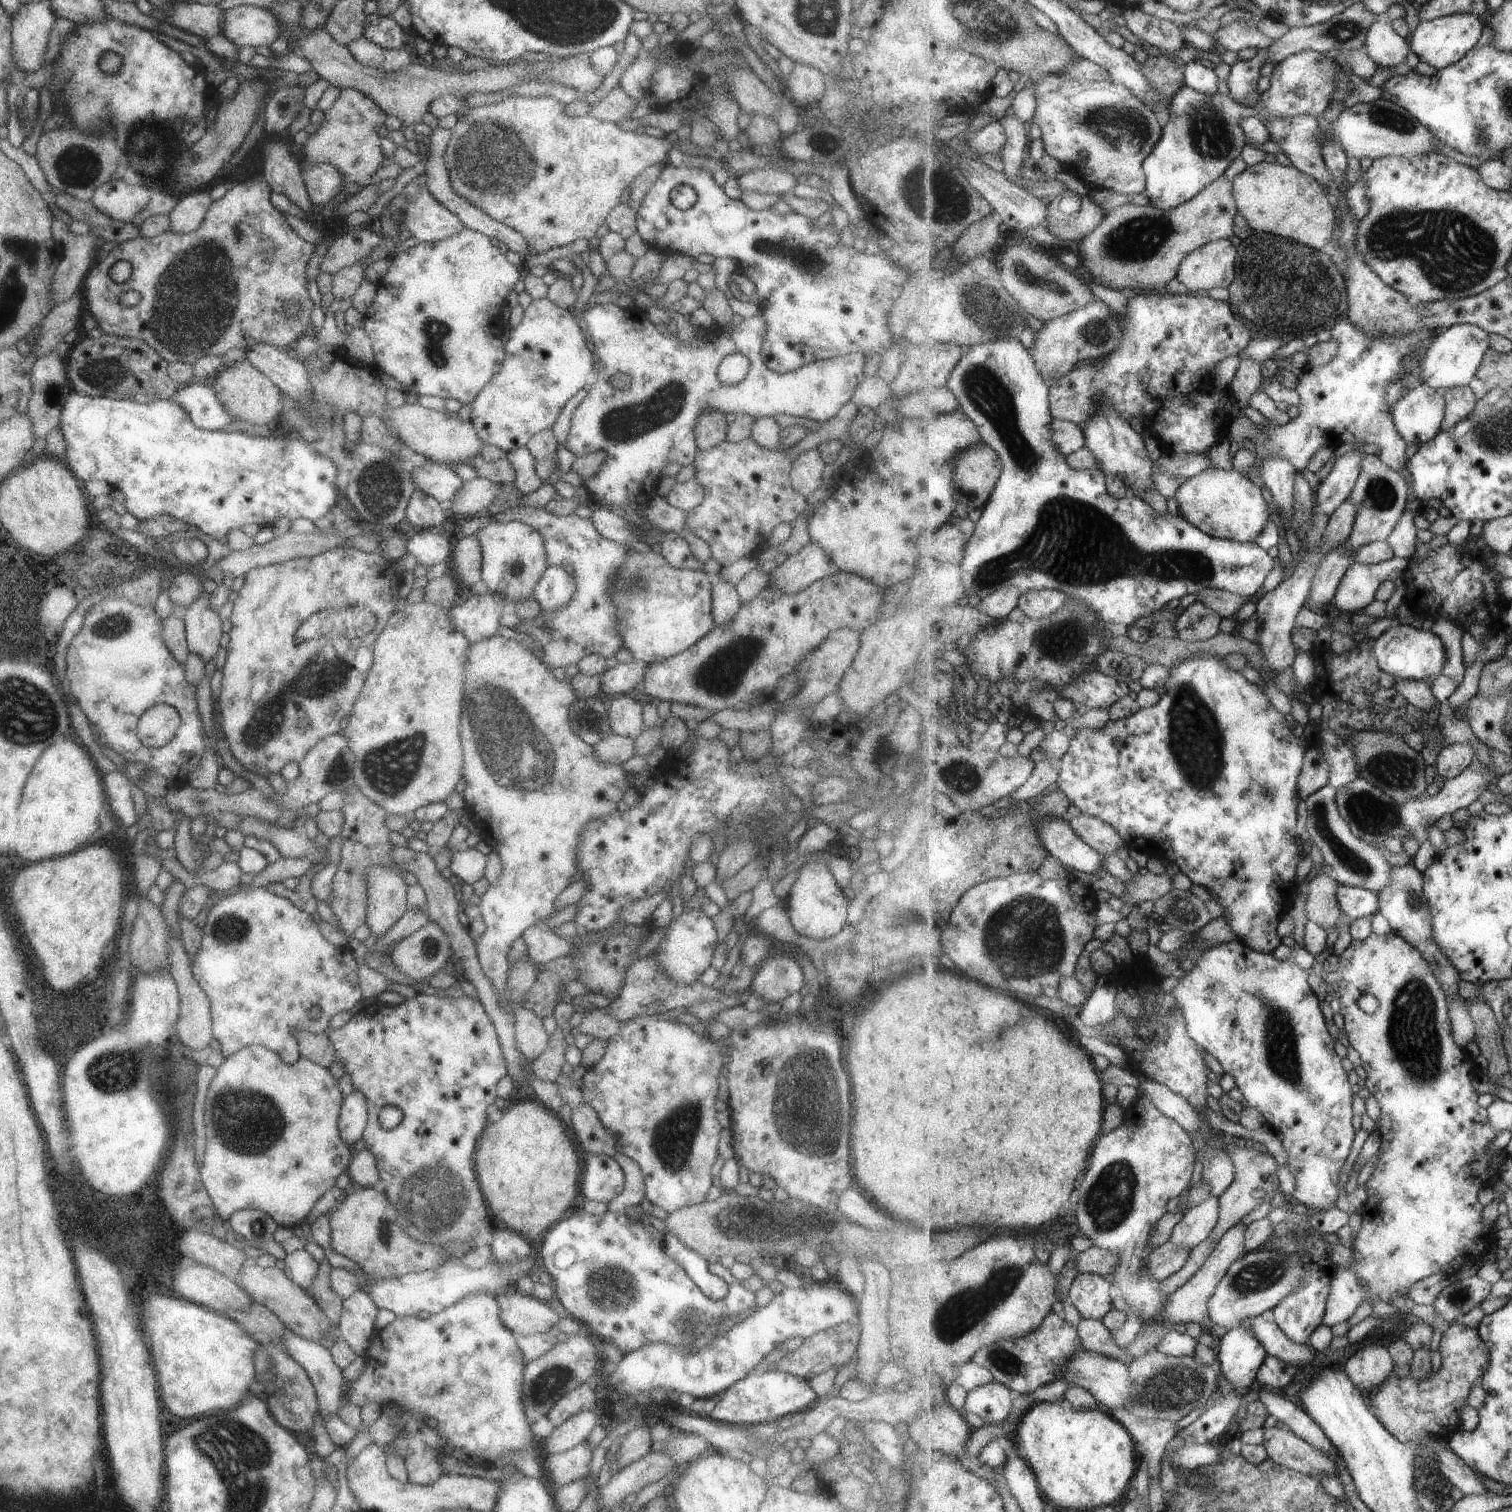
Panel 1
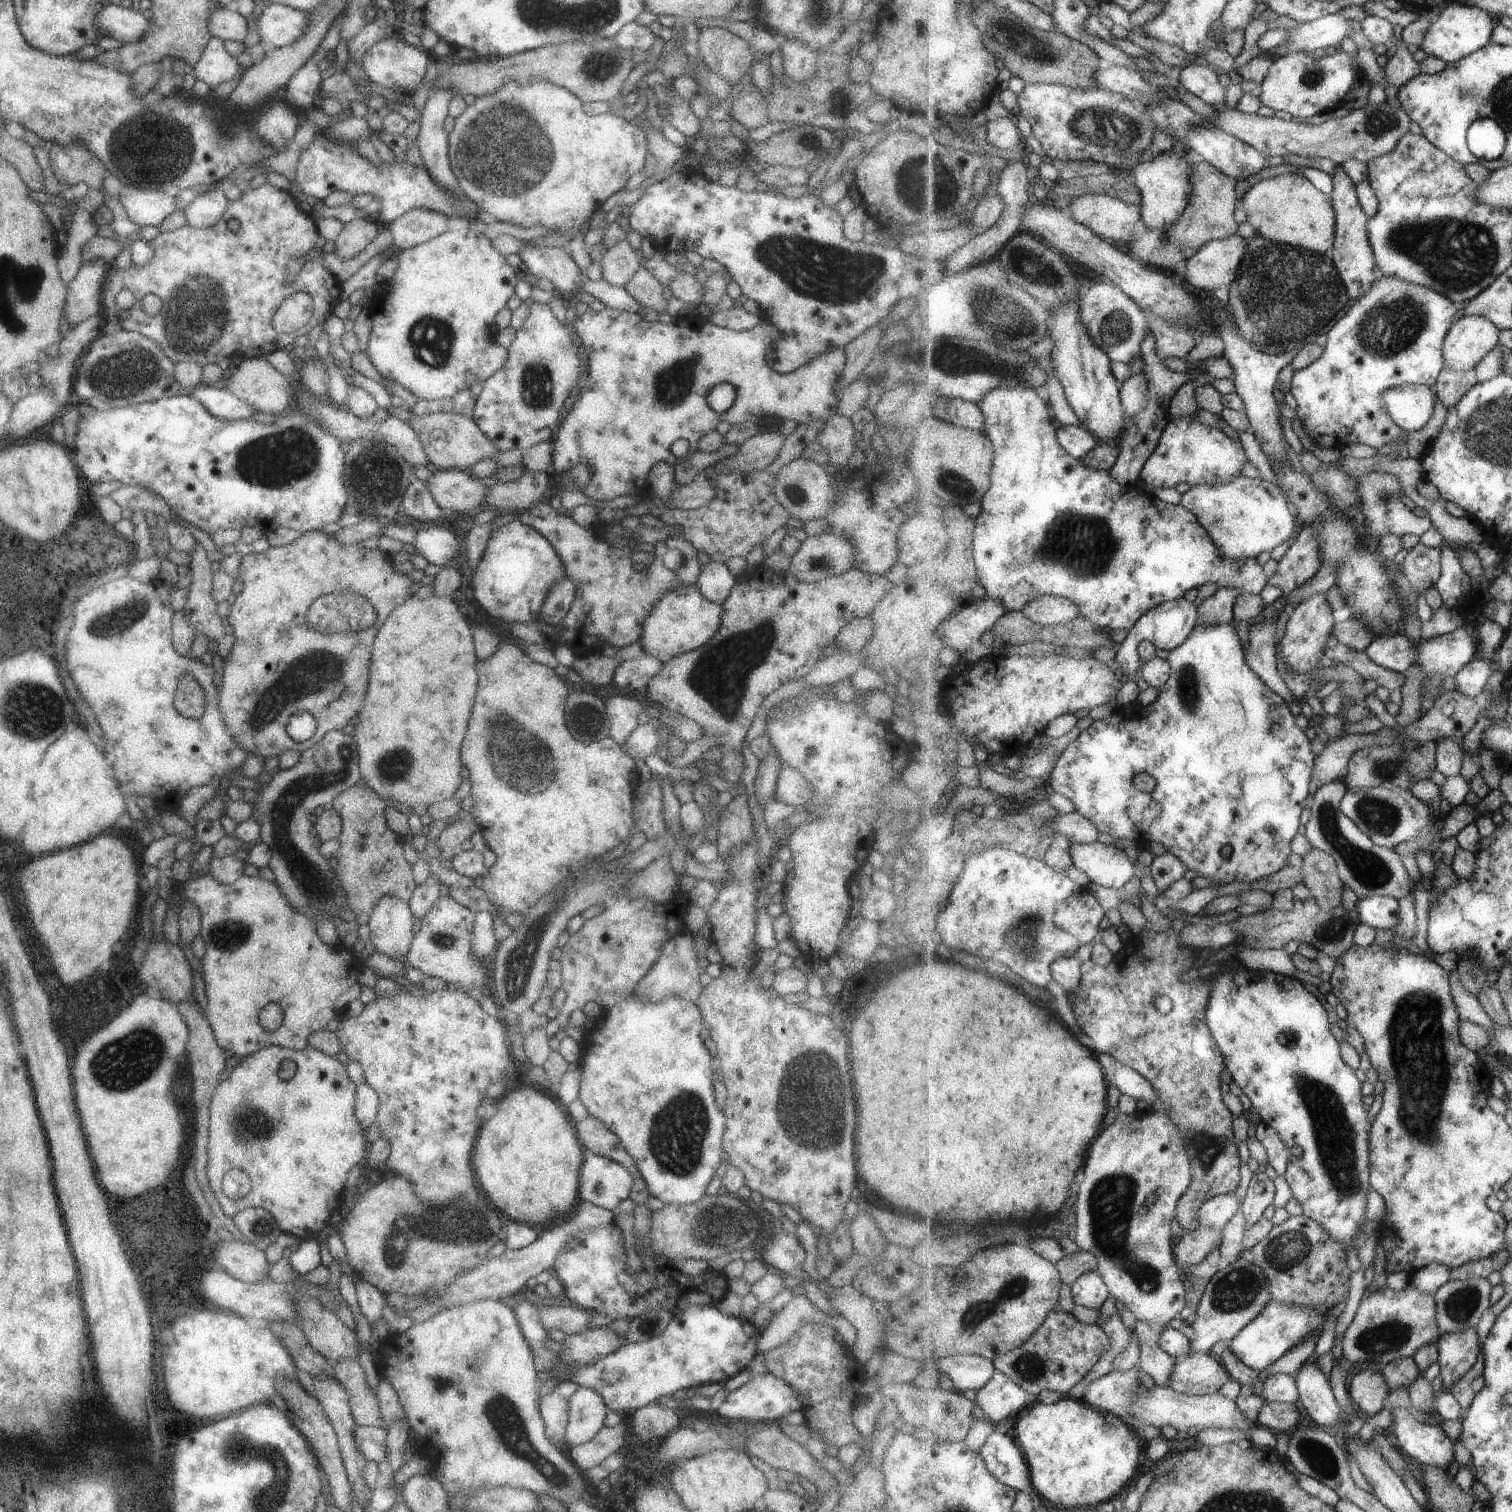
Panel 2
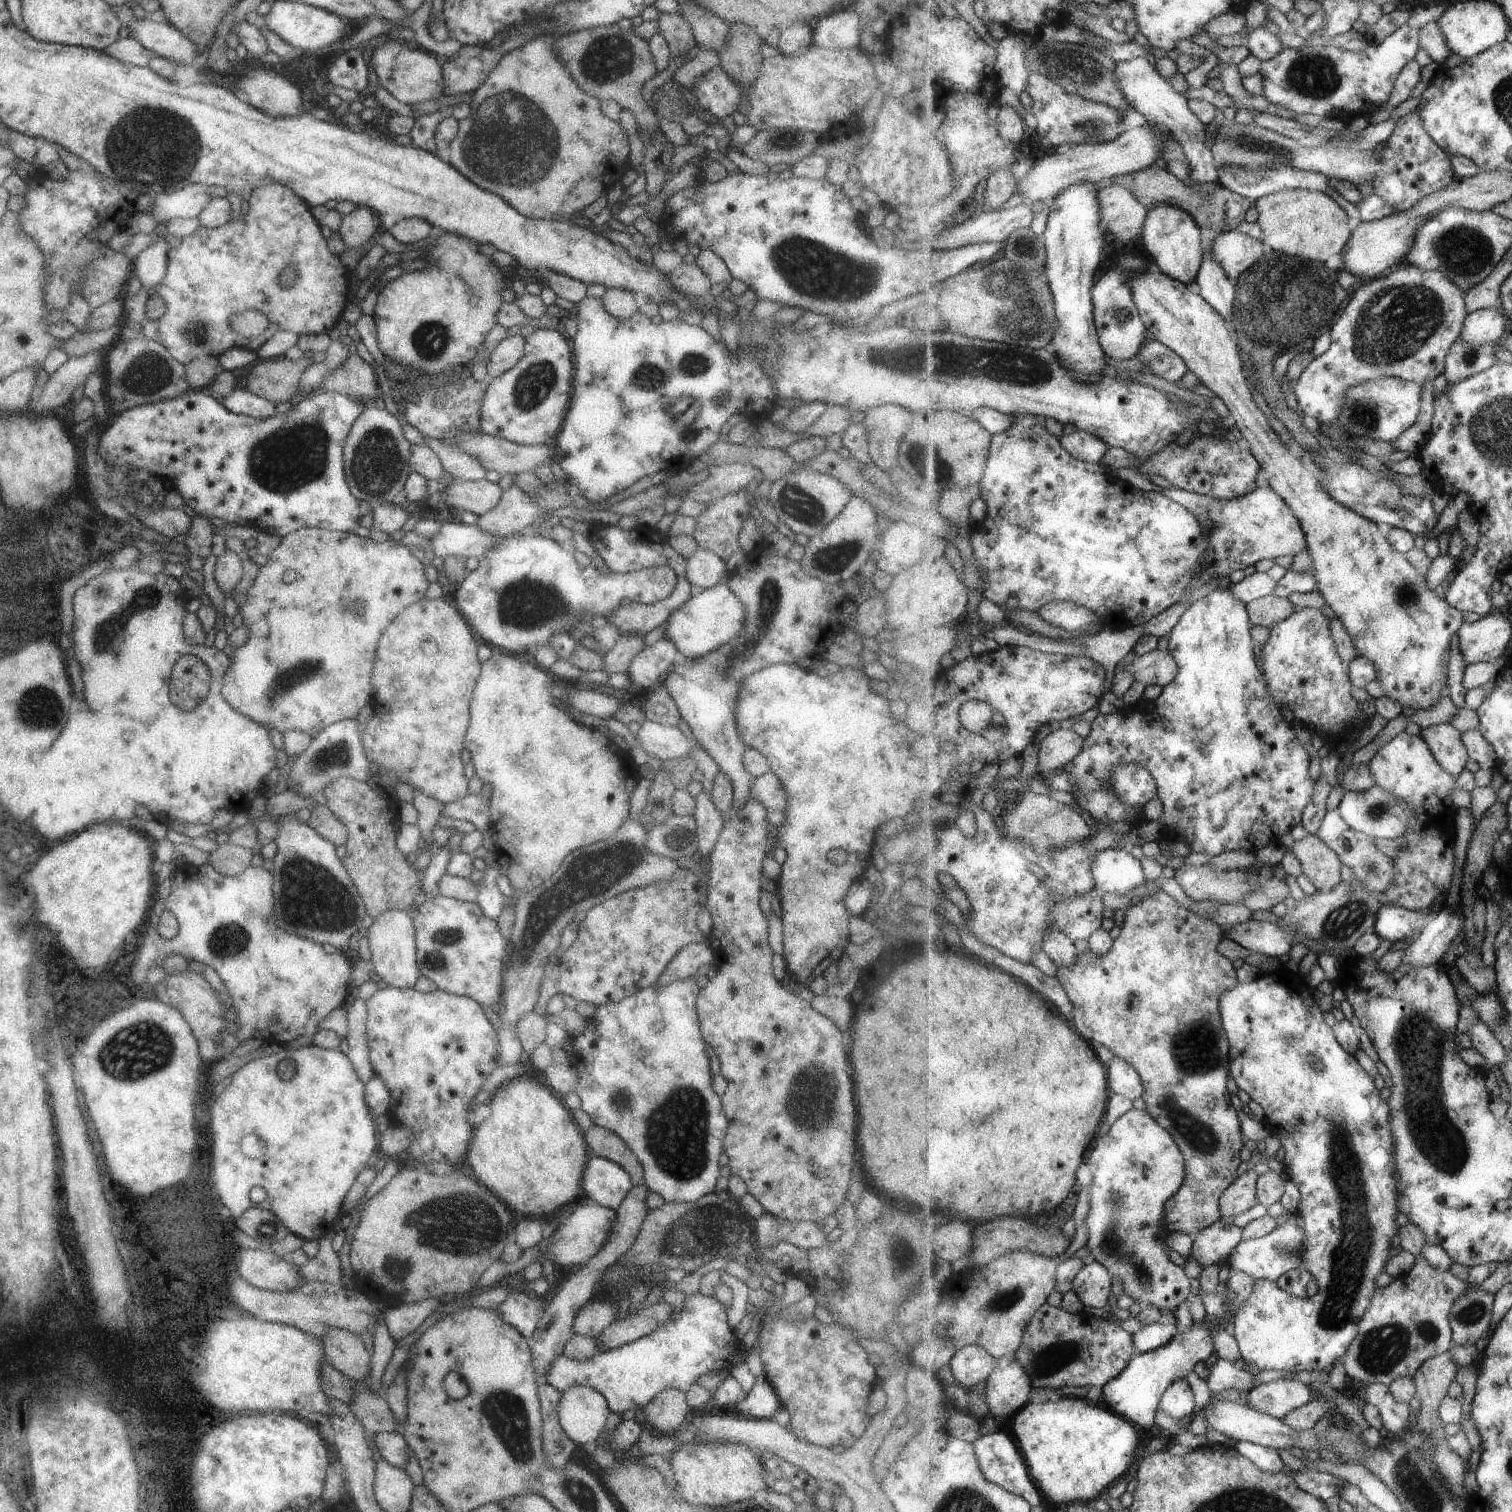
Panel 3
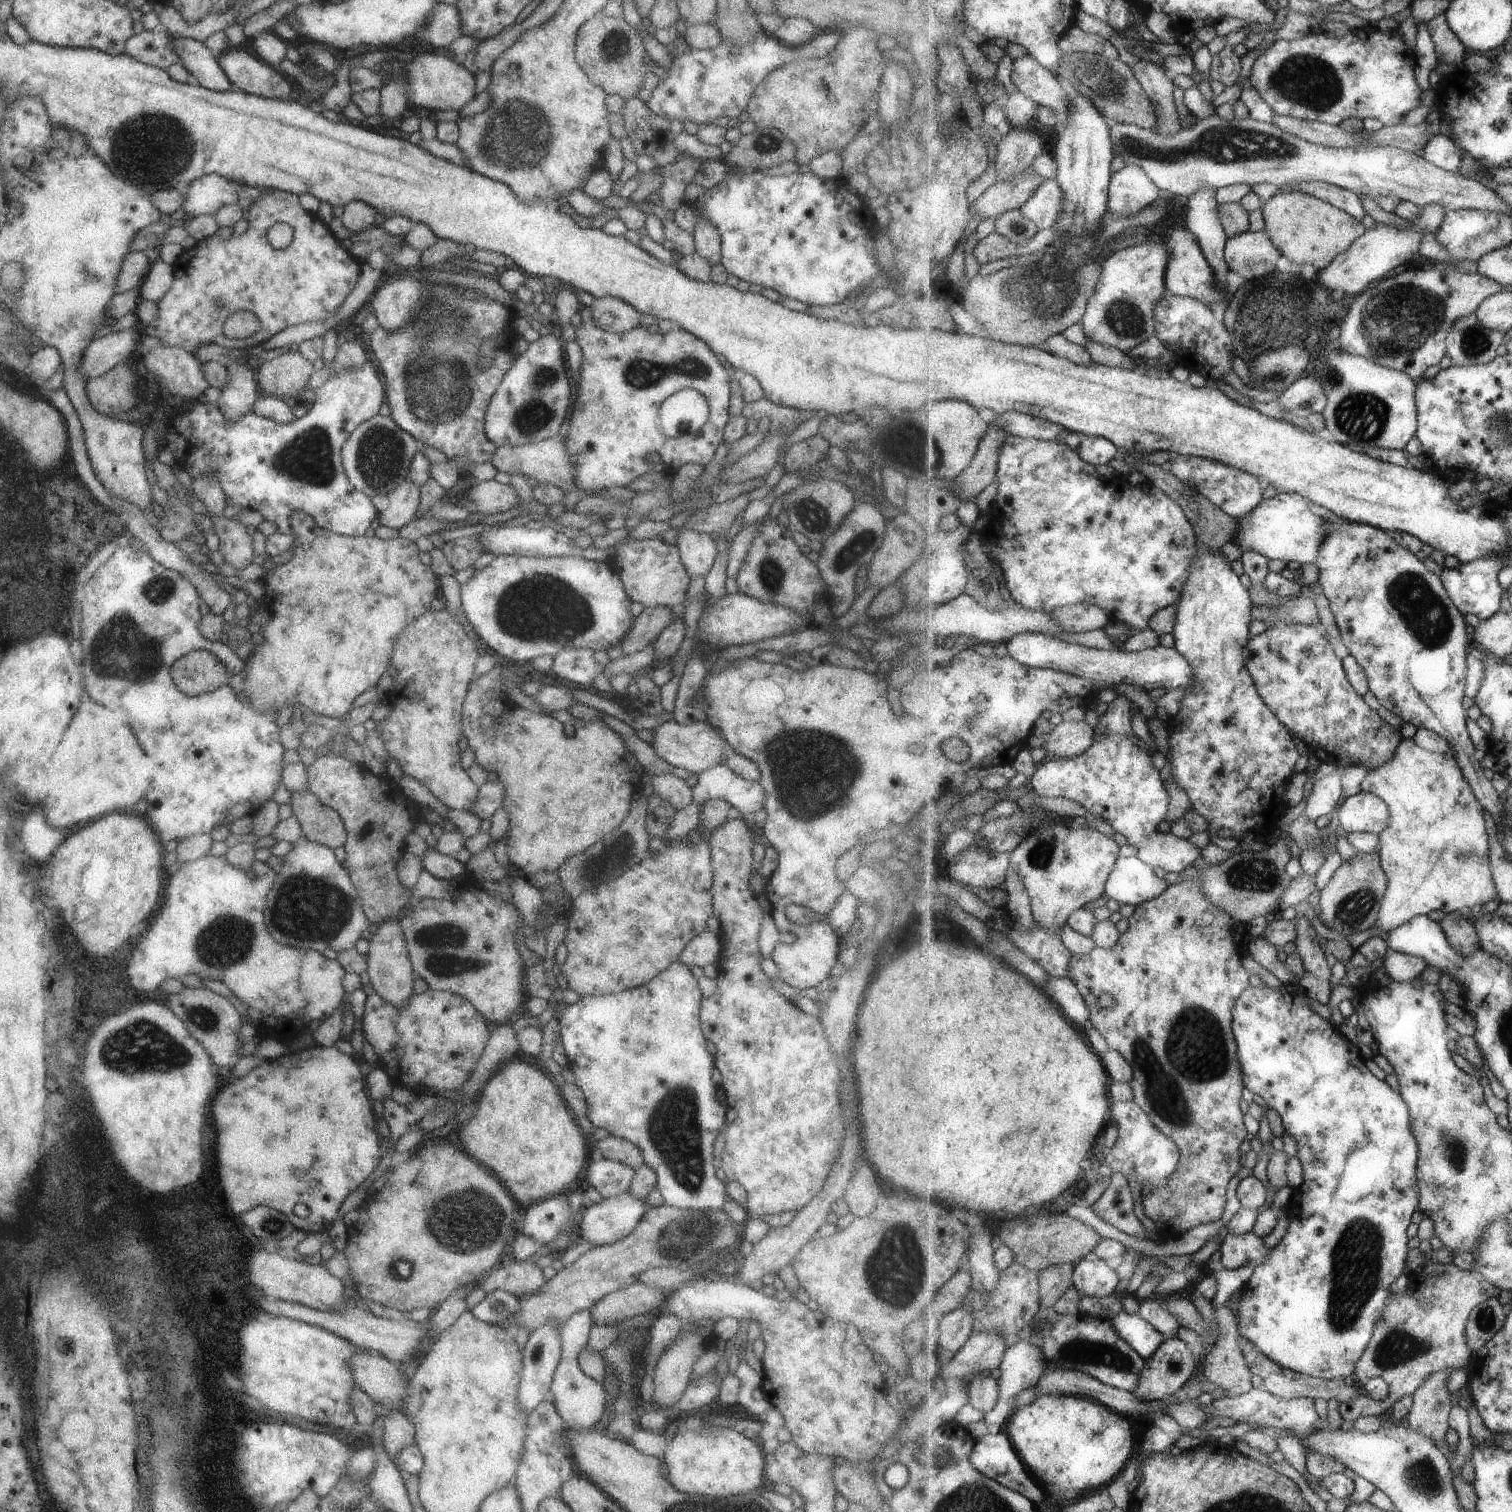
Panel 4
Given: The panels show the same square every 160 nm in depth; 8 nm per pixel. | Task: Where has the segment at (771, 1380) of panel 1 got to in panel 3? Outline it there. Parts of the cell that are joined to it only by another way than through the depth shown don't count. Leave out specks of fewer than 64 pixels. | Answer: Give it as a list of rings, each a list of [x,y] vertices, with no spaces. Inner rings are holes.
[[[757,1376],[747,1396],[734,1404],[740,1416],[753,1419],[772,1419],[779,1406],[779,1398],[763,1376]]]

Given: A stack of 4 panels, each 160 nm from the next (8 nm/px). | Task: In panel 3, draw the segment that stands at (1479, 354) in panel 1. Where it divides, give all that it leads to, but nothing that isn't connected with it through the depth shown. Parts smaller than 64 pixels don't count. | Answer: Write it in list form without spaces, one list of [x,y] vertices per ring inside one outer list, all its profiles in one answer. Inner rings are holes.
[[[1495,308],[1469,313],[1460,340],[1467,340],[1467,344],[1483,349],[1489,342],[1497,343],[1507,328],[1507,322],[1511,320],[1502,310]]]

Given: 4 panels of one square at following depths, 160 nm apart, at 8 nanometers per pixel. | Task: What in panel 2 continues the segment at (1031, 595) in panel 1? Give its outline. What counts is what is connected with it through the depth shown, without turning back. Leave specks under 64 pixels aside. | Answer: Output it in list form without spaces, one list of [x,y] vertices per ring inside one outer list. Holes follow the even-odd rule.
[[[1043,595],[1032,600],[1022,611],[1036,623],[1056,625],[1069,622],[1081,615],[1079,607],[1072,600],[1055,595]]]

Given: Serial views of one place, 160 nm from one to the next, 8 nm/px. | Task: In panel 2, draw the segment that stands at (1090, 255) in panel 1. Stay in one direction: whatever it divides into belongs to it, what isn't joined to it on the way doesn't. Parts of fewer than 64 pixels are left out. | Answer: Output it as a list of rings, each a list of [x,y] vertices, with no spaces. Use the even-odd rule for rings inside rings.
[[[1209,161],[1196,162],[1192,166],[1193,192],[1190,194],[1188,208],[1176,224],[1172,233],[1162,235],[1161,231],[1152,229],[1142,220],[1137,223],[1137,230],[1132,230],[1132,237],[1126,240],[1125,252],[1134,259],[1168,271],[1169,276],[1175,274],[1181,262],[1187,262],[1198,250],[1201,250],[1211,241],[1222,241],[1237,234],[1239,222],[1235,214],[1240,207],[1240,192],[1238,191],[1238,178],[1221,172]]]

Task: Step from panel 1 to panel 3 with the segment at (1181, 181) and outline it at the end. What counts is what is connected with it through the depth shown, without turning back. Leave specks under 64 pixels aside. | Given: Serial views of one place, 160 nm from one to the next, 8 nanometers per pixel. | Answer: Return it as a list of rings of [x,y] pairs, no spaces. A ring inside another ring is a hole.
[[[1159,204],[1153,210],[1149,210],[1149,218],[1142,231],[1145,251],[1154,260],[1158,269],[1169,278],[1185,284],[1196,282],[1197,274],[1204,265],[1205,237],[1206,234],[1189,212],[1171,204]]]

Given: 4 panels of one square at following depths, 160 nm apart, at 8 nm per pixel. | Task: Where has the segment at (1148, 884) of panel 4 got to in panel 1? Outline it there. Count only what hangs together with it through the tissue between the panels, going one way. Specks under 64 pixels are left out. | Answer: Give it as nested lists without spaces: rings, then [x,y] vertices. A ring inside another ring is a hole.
[[[1045,817],[1038,822],[1038,837],[1041,839],[1043,846],[1050,852],[1051,856],[1058,858],[1065,867],[1079,869],[1089,874],[1100,873],[1103,868],[1103,856],[1098,850],[1089,846],[1082,839],[1074,826],[1070,822],[1063,820],[1061,817]]]

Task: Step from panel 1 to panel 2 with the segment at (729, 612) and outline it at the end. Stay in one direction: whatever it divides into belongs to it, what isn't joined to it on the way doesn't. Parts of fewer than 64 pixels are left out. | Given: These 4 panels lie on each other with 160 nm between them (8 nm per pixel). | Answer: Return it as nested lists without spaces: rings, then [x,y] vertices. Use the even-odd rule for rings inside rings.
[[[709,560],[700,568],[694,585],[706,600],[722,604],[737,578],[733,577],[727,566],[721,562]]]

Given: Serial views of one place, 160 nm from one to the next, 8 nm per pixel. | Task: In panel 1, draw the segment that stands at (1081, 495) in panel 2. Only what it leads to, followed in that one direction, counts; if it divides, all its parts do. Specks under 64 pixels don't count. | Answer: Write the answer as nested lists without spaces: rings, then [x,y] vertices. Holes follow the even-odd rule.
[[[989,339],[989,342],[972,344],[966,355],[953,369],[951,378],[946,386],[959,399],[962,411],[969,418],[972,418],[973,422],[977,423],[984,442],[992,446],[1000,454],[1004,466],[996,489],[993,491],[992,496],[988,498],[981,517],[976,522],[975,532],[968,539],[965,558],[956,568],[956,581],[962,585],[962,596],[976,594],[982,600],[986,596],[995,593],[1000,586],[1005,585],[1016,586],[1022,590],[1022,594],[1032,590],[1057,589],[1068,594],[1069,597],[1081,599],[1086,605],[1092,606],[1092,609],[1099,613],[1103,623],[1124,624],[1129,627],[1130,624],[1137,624],[1143,616],[1152,616],[1161,611],[1165,604],[1169,604],[1171,600],[1183,598],[1187,594],[1196,594],[1207,587],[1229,591],[1246,599],[1255,596],[1261,588],[1264,588],[1269,573],[1277,565],[1277,560],[1271,558],[1267,554],[1267,550],[1261,548],[1257,542],[1242,543],[1214,537],[1184,519],[1179,513],[1175,515],[1167,512],[1159,514],[1157,510],[1153,510],[1147,502],[1139,497],[1127,496],[1118,499],[1109,492],[1106,474],[1101,469],[1094,468],[1093,470],[1078,471],[1068,465],[1066,456],[1057,448],[1052,439],[1051,385],[1041,376],[1040,370],[1036,367],[1034,356],[1020,339]]]

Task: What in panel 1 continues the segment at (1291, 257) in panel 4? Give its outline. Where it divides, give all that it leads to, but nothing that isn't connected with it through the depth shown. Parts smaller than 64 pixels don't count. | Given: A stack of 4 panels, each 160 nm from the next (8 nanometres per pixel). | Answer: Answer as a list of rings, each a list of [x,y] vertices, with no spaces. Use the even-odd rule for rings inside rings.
[[[1261,161],[1256,165],[1246,166],[1234,178],[1234,194],[1239,214],[1245,218],[1248,227],[1260,233],[1271,233],[1290,241],[1300,242],[1315,250],[1329,250],[1336,232],[1336,208],[1332,196],[1327,193],[1317,180],[1301,172],[1295,165],[1283,166],[1279,162]]]

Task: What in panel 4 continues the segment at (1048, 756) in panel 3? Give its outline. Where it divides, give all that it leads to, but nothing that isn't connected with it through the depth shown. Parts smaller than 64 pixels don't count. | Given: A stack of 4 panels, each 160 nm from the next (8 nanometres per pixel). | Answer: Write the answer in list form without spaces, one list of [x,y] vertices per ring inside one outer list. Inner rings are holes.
[[[1083,721],[1062,722],[1045,737],[1042,747],[1049,757],[1075,758],[1087,752],[1095,742],[1095,731]]]

